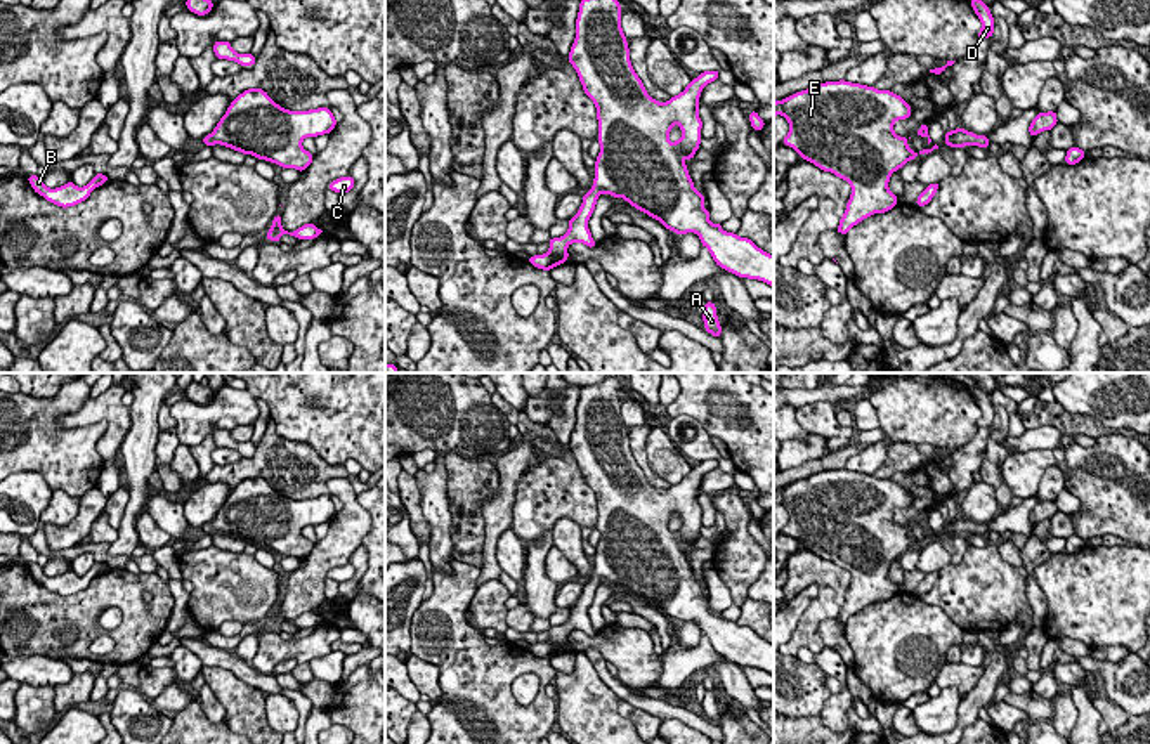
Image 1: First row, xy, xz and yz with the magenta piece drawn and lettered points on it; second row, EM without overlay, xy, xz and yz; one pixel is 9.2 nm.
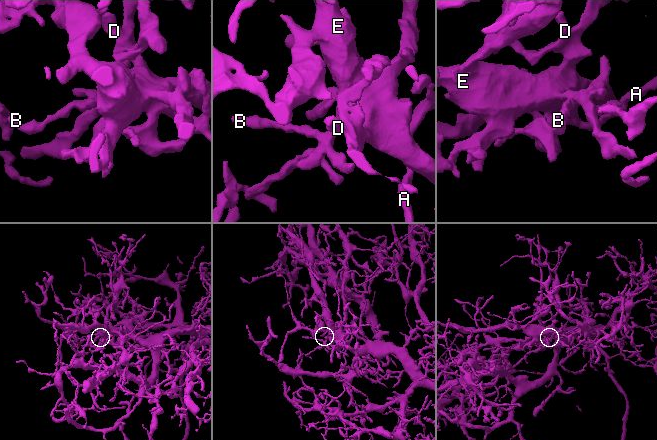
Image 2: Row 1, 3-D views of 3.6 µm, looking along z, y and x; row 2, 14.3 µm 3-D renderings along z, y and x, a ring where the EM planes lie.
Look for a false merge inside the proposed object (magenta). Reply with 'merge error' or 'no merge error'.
no merge error

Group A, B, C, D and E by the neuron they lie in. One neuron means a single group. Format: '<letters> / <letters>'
A B C D E

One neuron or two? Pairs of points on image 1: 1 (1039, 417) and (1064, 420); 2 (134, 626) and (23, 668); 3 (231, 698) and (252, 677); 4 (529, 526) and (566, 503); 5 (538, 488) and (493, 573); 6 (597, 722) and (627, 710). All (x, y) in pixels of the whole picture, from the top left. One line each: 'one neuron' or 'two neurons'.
1: one neuron
2: two neurons
3: two neurons
4: one neuron
5: two neurons
6: two neurons

